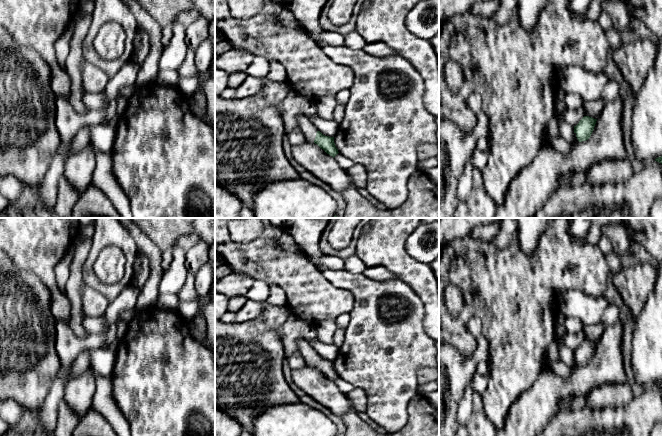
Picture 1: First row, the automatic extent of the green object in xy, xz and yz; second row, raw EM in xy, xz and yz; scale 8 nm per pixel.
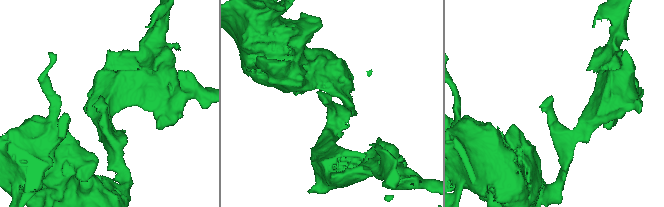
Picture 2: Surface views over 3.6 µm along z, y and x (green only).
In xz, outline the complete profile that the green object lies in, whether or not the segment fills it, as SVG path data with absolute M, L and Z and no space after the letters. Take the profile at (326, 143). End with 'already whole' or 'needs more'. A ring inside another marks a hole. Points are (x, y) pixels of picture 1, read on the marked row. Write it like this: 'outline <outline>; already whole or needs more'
outline M305 115L297 118L298 128L304 134L306 141L317 144L333 158L339 153L334 143L334 137L323 135Z; needs more

